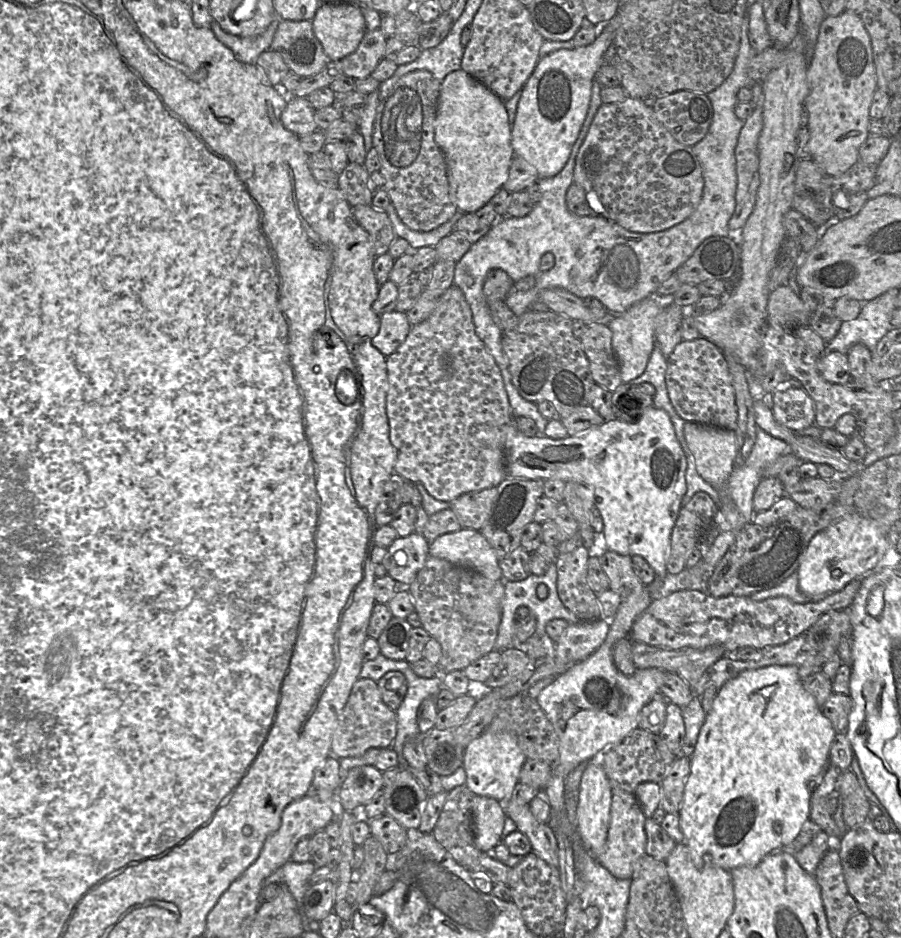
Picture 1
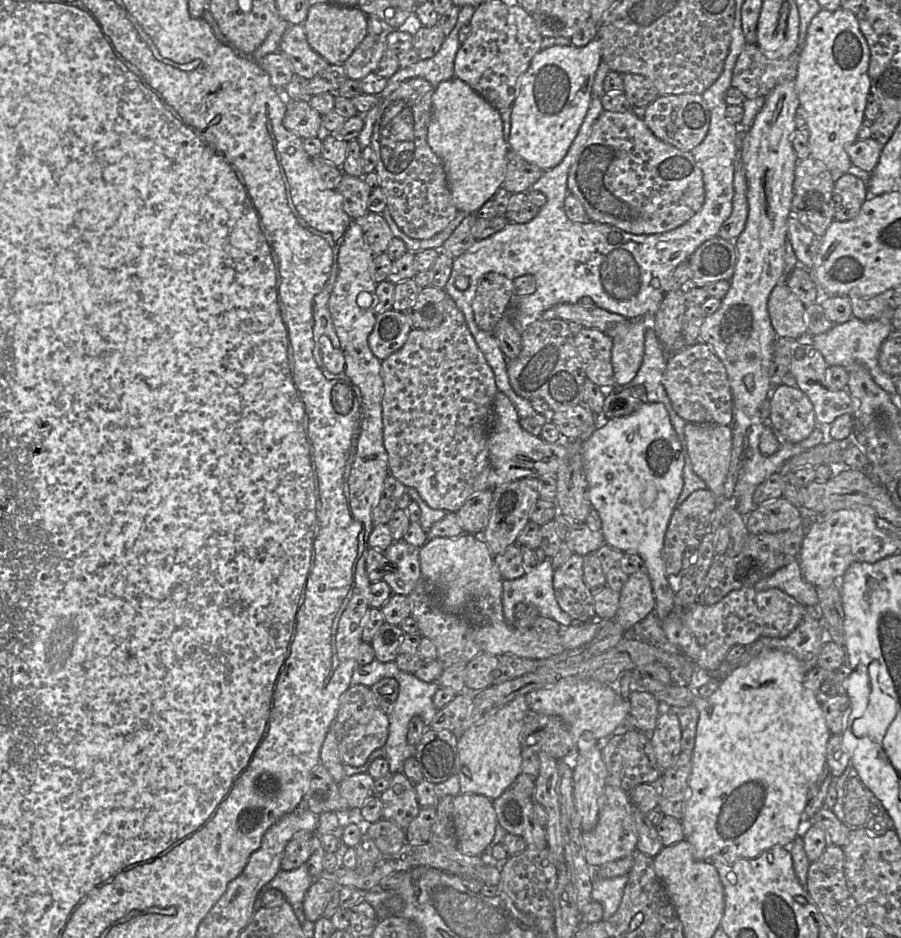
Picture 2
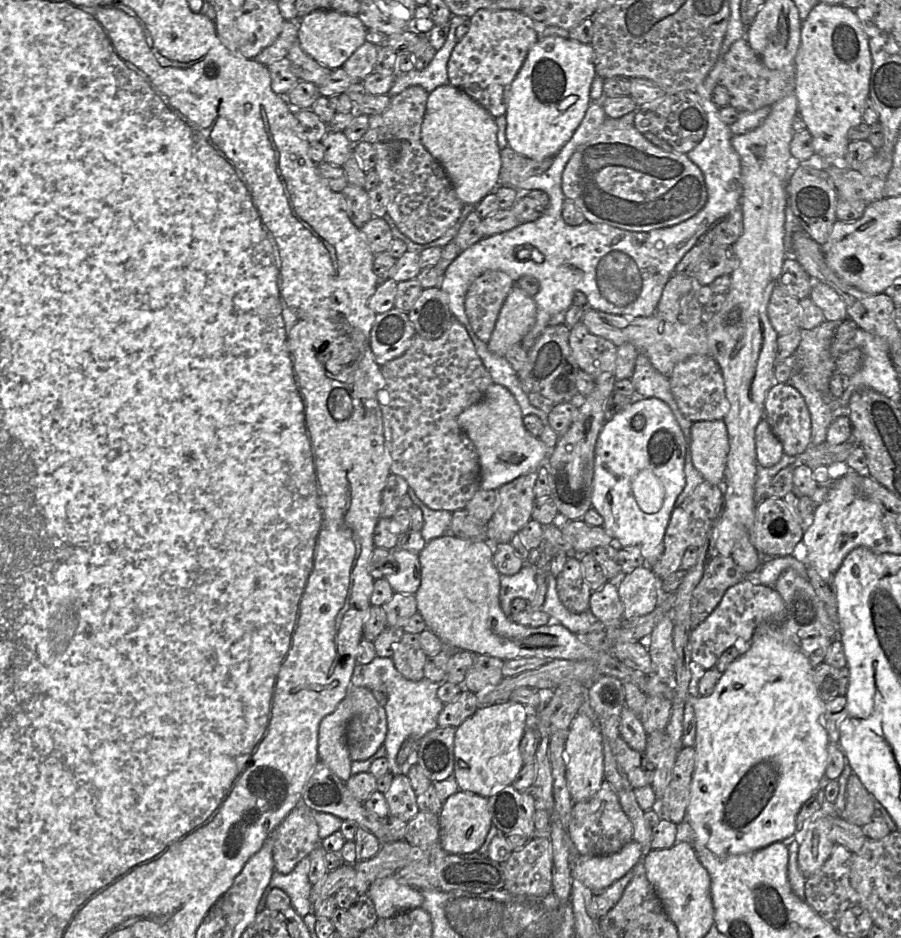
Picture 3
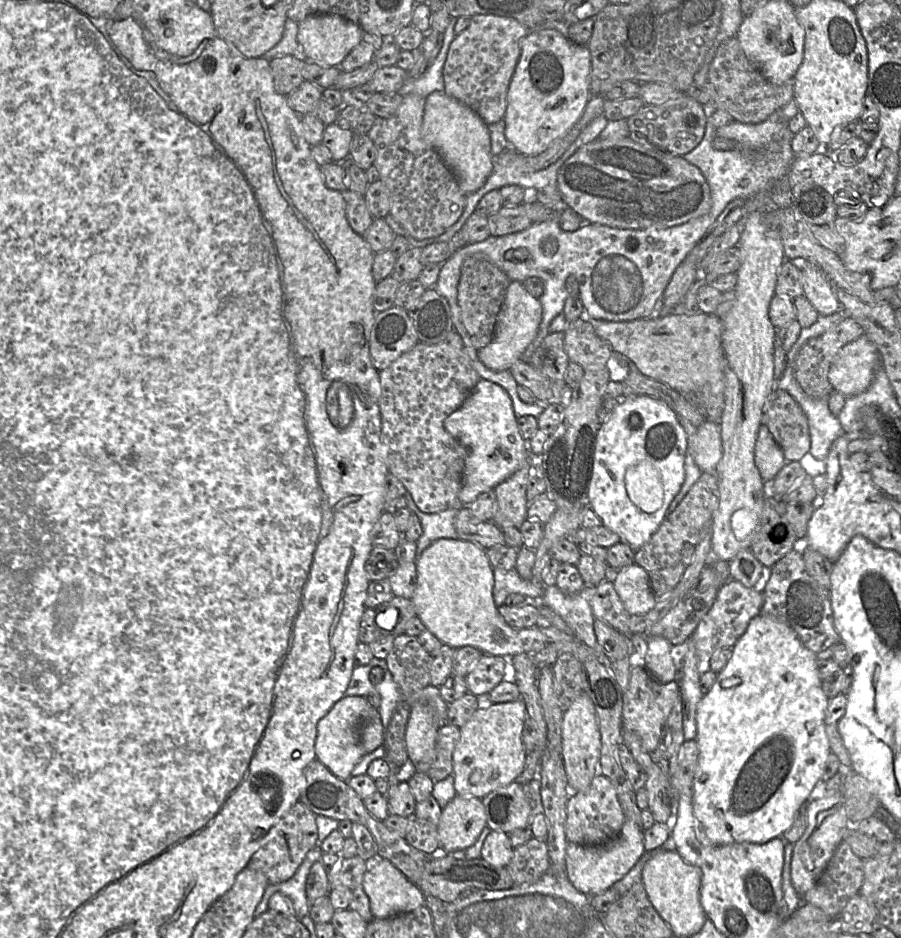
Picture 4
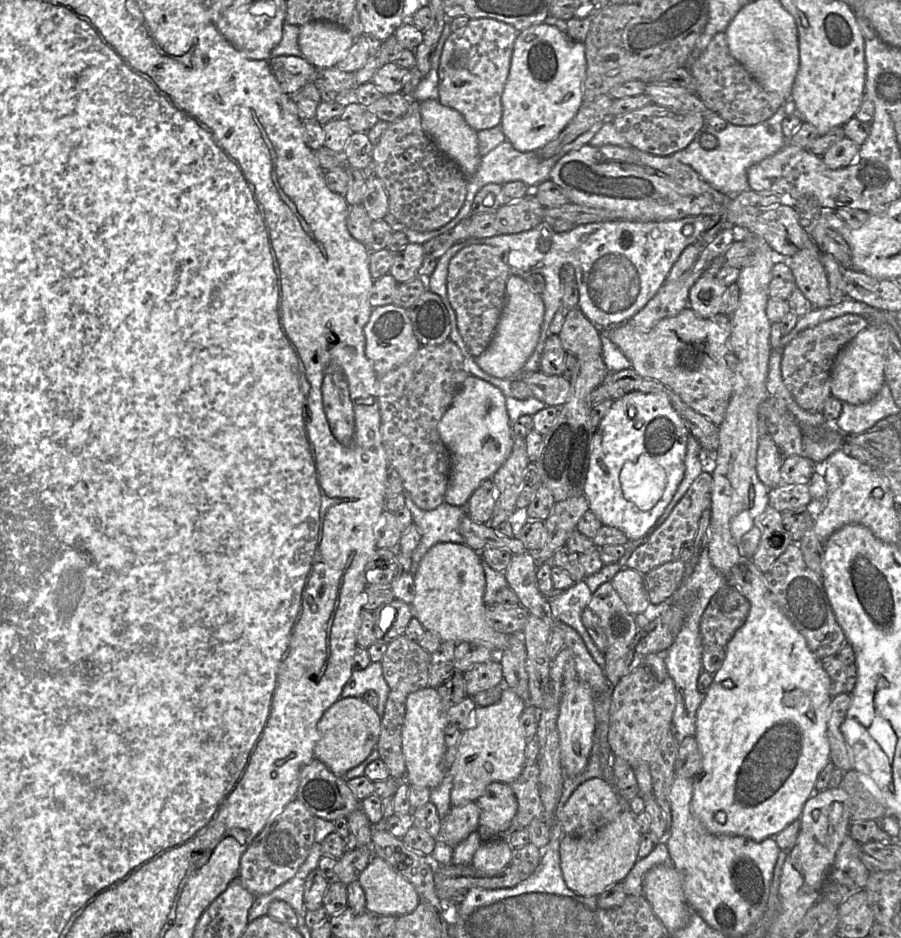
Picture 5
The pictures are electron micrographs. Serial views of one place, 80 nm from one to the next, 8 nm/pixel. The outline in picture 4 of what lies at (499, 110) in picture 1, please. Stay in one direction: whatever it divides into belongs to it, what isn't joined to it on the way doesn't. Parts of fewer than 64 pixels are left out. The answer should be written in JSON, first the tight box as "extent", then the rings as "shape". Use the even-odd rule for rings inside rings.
{"extent":[422,91,493,195],"shape":[[[434,91],[425,100],[422,138],[452,171],[465,195],[477,191],[485,184],[493,169],[488,126],[473,110],[444,91]]]}

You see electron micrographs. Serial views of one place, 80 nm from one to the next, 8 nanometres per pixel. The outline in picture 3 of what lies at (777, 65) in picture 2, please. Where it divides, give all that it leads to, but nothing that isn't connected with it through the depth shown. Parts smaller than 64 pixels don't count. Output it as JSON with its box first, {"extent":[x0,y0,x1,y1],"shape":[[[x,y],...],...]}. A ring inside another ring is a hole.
{"extent":[719,39,795,112],"shape":[[[743,39],[735,41],[724,56],[724,65],[719,75],[719,85],[727,88],[730,95],[729,106],[738,112],[754,112],[765,106],[772,106],[784,97],[795,93],[795,66],[771,70]]]}

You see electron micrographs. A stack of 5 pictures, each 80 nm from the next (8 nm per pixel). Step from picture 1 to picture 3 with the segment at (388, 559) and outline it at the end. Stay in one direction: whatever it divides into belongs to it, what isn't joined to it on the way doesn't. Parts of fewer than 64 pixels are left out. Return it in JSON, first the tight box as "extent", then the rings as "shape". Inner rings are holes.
{"extent":[384,548,421,595],"shape":[[[395,548],[392,550],[396,561],[396,571],[384,578],[394,593],[414,595],[421,581],[421,569],[418,553]]]}

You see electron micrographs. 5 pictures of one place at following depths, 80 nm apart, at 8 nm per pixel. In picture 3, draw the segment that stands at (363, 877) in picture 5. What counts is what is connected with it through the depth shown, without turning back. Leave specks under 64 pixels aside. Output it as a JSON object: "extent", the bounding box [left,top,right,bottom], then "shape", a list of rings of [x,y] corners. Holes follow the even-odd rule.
{"extent":[367,876,423,918],"shape":[[[394,876],[375,880],[367,895],[372,900],[378,918],[389,918],[422,905],[423,896],[417,888],[399,883]]]}

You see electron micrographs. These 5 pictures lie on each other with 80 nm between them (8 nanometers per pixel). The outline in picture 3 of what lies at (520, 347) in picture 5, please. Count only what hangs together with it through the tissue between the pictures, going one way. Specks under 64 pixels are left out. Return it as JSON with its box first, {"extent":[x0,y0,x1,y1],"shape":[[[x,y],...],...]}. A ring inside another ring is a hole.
{"extent":[487,284,536,356],"shape":[[[516,284],[507,295],[495,327],[487,342],[488,349],[500,356],[515,344],[521,343],[536,321],[536,303]]]}

